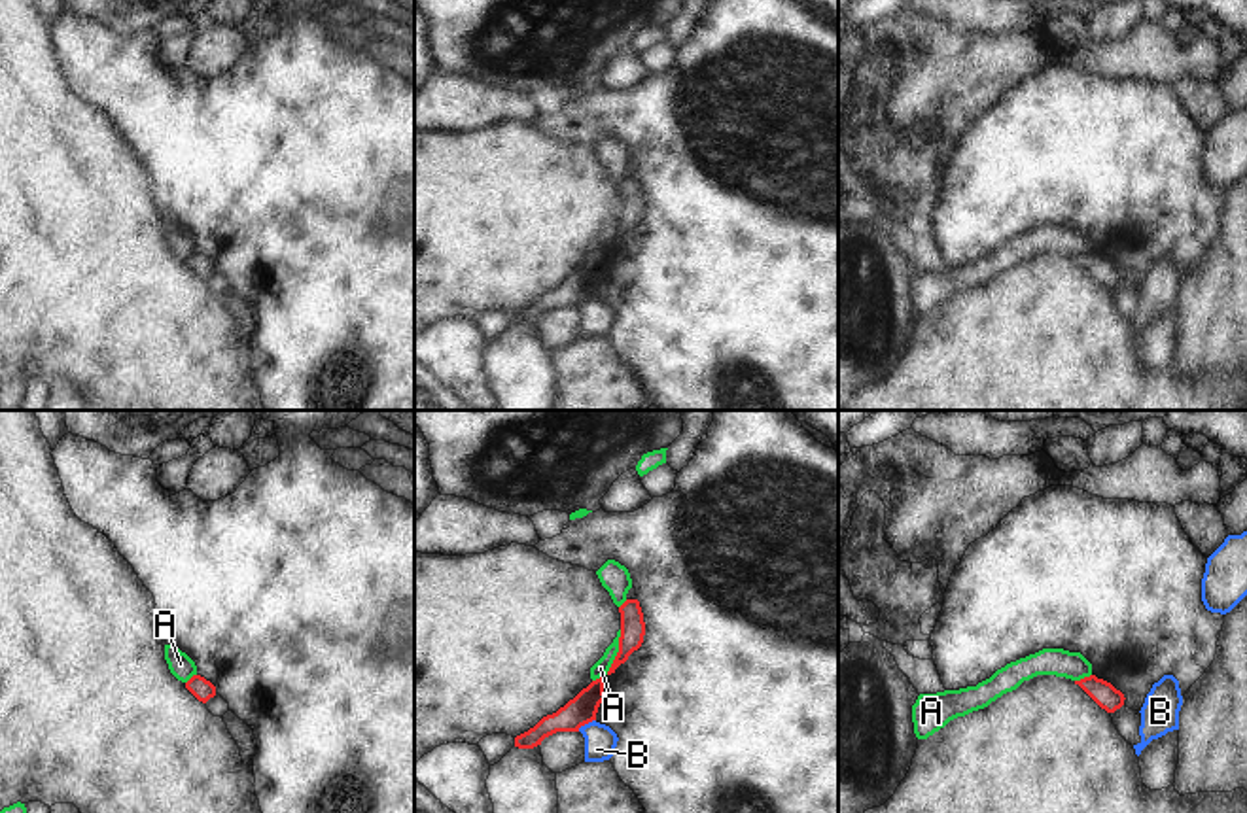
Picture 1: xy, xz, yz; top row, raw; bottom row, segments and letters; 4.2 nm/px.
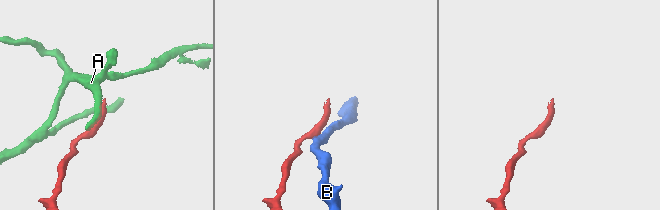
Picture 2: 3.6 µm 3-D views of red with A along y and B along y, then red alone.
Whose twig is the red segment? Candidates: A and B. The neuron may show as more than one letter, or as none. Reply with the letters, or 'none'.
none

